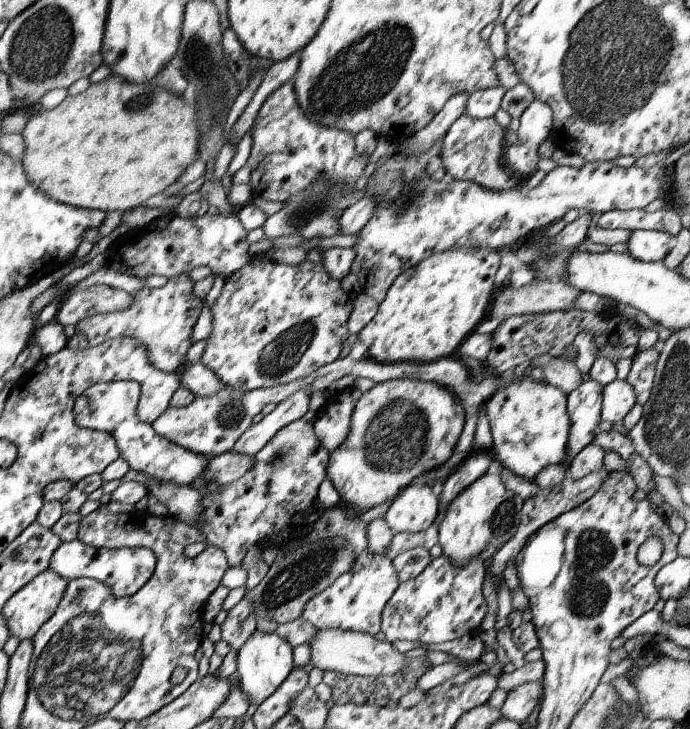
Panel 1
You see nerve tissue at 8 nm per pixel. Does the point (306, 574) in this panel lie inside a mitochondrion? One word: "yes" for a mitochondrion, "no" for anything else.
yes

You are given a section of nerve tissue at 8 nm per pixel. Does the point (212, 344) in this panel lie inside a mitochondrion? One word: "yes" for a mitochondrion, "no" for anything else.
no

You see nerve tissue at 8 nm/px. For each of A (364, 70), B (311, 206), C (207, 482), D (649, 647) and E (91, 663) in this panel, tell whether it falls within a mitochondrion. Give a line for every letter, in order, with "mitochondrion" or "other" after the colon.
A: mitochondrion
B: mitochondrion
C: other
D: other
E: mitochondrion

